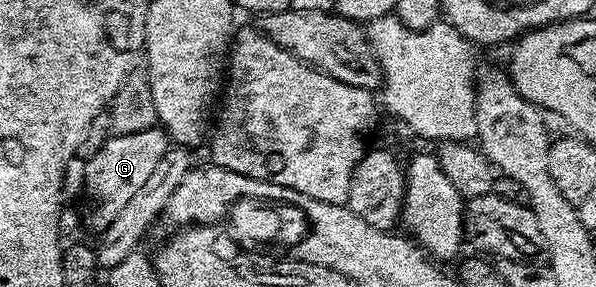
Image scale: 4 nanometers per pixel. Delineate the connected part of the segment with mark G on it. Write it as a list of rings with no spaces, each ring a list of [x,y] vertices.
[[[163,127],[142,130],[138,134],[112,134],[107,142],[87,157],[84,164],[84,188],[96,205],[88,212],[88,224],[100,234],[114,222],[123,206],[149,179],[155,168],[170,149],[170,137]]]

